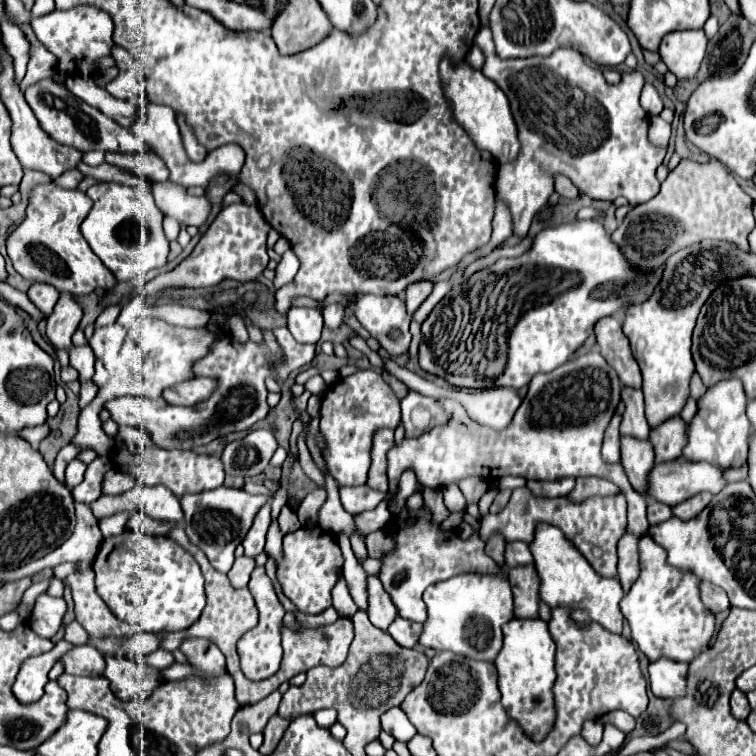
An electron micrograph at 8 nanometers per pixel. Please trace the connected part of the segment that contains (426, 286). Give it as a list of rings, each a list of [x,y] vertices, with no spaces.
[[[420,281],[420,283],[412,283],[406,291],[404,291],[404,299],[406,299],[406,307],[408,307],[408,315],[412,317],[416,313],[416,309],[424,303],[424,299],[432,293],[432,283],[428,281]]]

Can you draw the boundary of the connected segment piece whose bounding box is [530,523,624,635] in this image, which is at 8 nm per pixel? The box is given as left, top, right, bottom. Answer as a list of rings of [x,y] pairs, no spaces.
[[[540,523],[536,527],[536,537],[530,543],[536,571],[540,575],[540,599],[548,603],[550,607],[568,607],[572,619],[578,625],[590,625],[598,623],[610,633],[620,635],[624,617],[620,613],[620,599],[624,597],[624,591],[620,587],[618,579],[604,579],[600,577],[592,565],[568,543],[568,539],[552,525]]]

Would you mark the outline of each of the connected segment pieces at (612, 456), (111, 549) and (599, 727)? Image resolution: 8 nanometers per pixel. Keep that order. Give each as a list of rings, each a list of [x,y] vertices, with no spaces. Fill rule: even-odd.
[[[622,409],[614,413],[606,435],[604,435],[604,445],[602,445],[602,457],[610,463],[620,463],[620,419],[622,419]]]
[[[132,529],[106,537],[92,569],[96,573],[96,591],[108,609],[120,621],[132,623],[146,633],[184,631],[198,621],[206,605],[200,565],[168,537],[150,537]]]
[[[592,719],[588,723],[584,723],[584,729],[582,729],[582,737],[590,743],[590,745],[596,745],[602,741],[602,733],[604,733],[604,725],[600,719]]]

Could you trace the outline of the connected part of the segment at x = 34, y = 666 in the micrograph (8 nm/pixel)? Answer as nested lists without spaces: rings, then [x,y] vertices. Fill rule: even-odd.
[[[56,647],[44,655],[28,659],[12,687],[16,699],[24,705],[36,703],[44,695],[44,685],[48,683],[48,671],[56,663]]]

